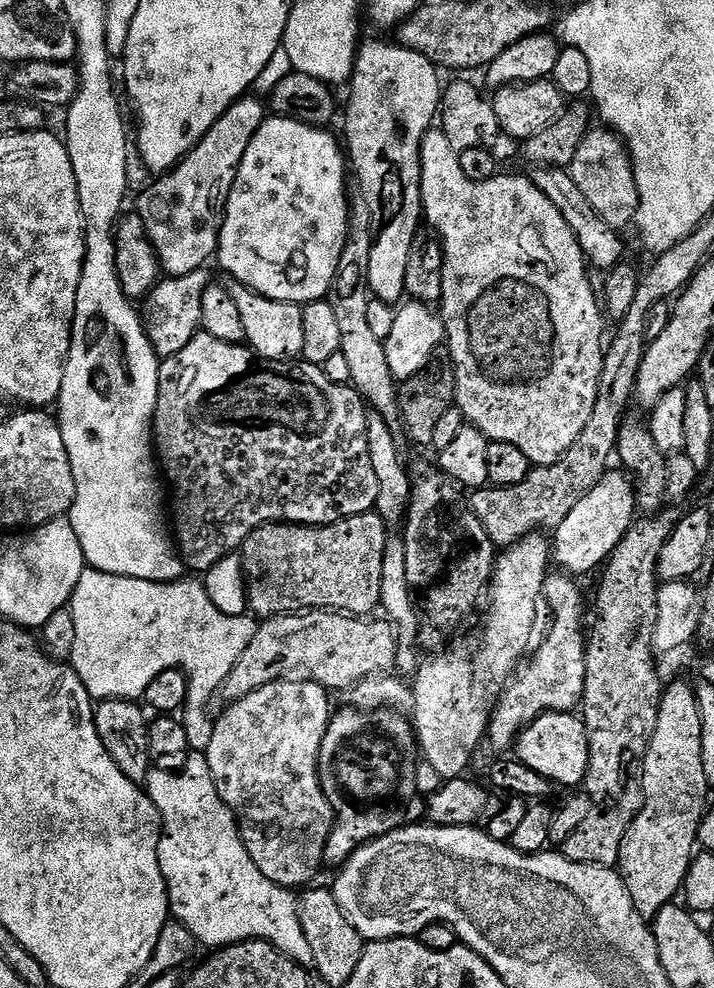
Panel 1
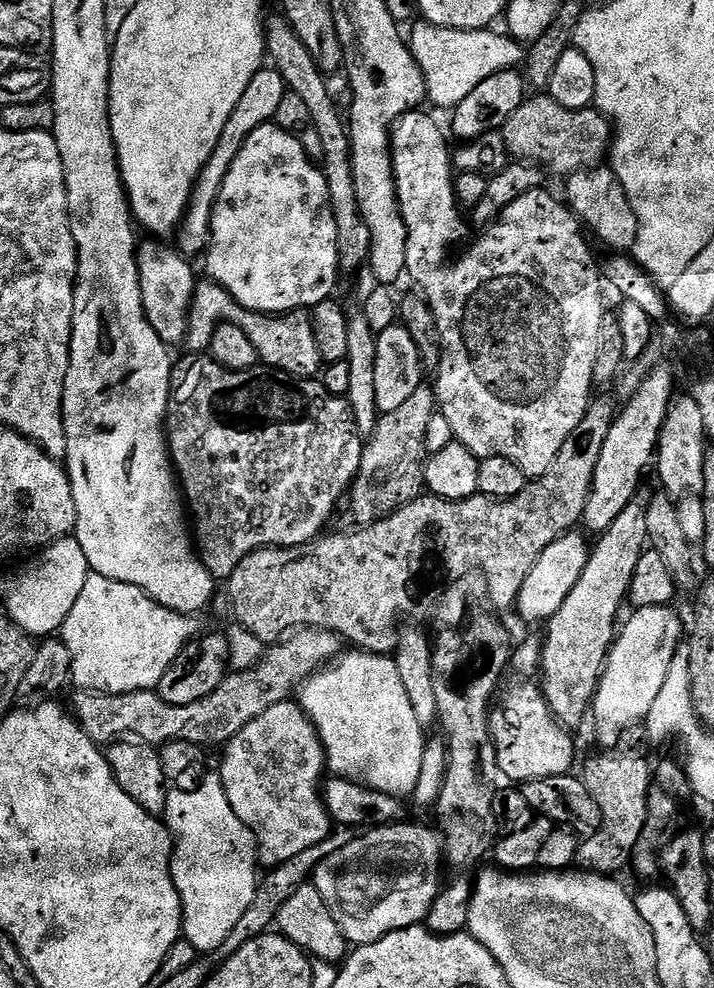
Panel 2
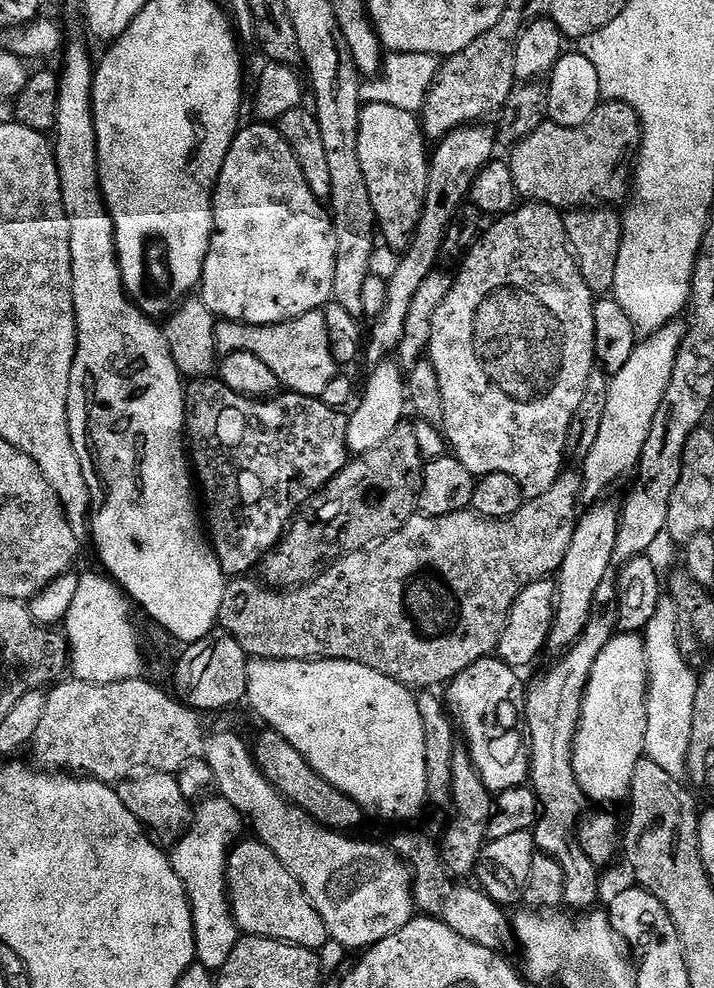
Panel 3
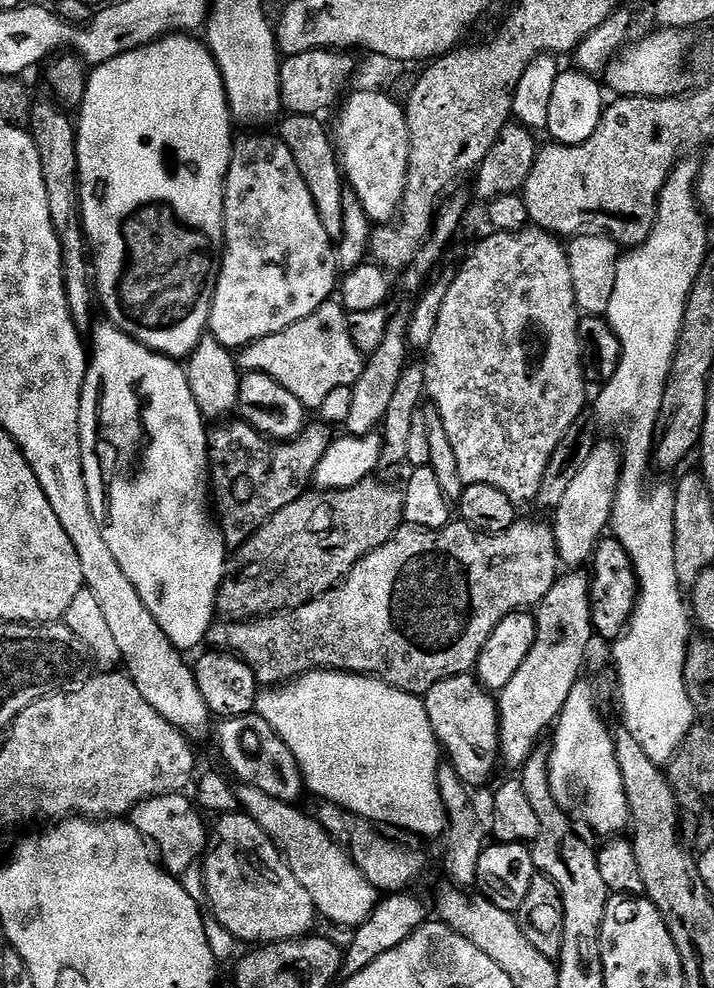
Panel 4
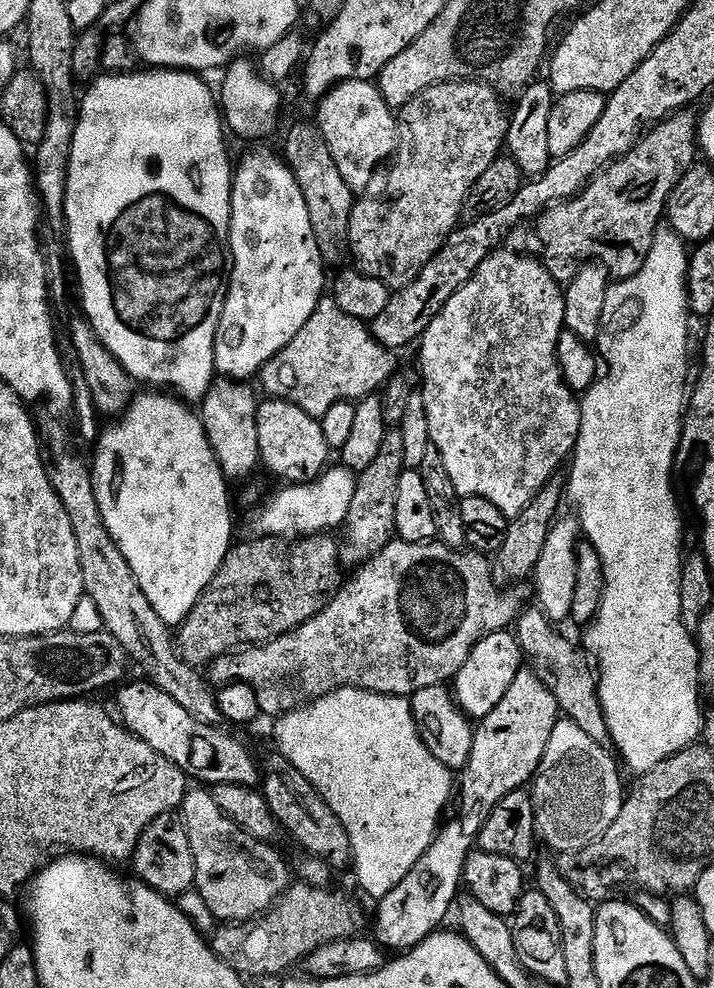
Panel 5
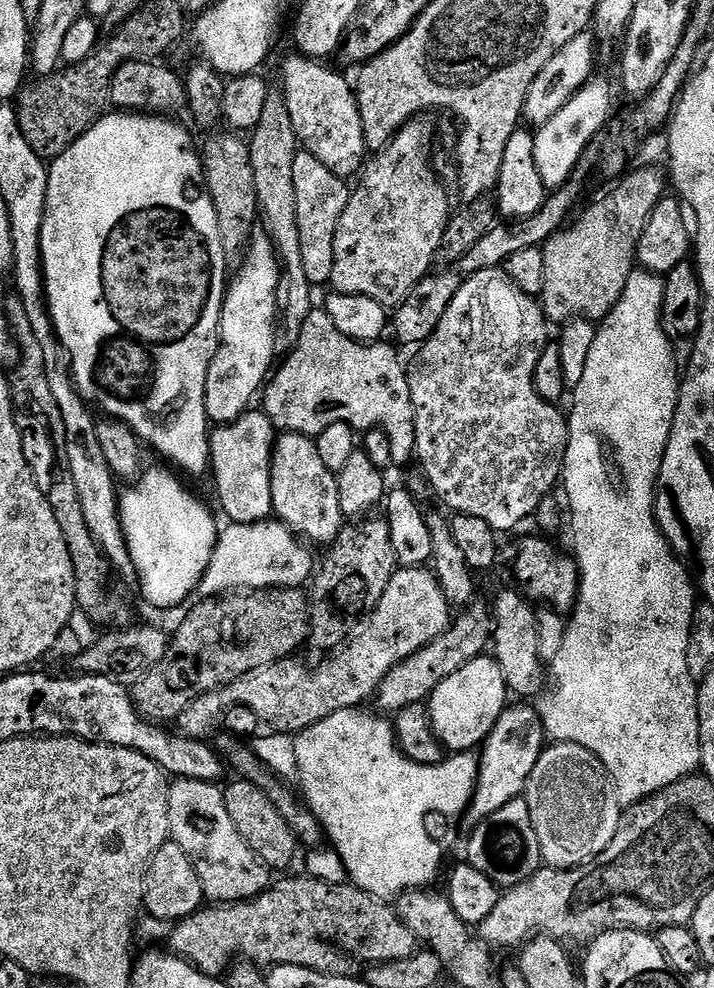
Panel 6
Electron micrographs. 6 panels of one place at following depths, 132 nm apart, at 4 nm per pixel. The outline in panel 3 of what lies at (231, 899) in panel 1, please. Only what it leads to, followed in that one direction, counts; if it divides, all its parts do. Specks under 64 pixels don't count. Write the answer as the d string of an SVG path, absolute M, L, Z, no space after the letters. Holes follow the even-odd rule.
M205 798L195 809L192 829L170 852L172 868L178 874L192 907L196 958L209 970L224 967L238 939L236 920L232 917L232 905L228 898L228 853L241 839L243 828L246 828L245 821L240 812L230 806L230 802Z

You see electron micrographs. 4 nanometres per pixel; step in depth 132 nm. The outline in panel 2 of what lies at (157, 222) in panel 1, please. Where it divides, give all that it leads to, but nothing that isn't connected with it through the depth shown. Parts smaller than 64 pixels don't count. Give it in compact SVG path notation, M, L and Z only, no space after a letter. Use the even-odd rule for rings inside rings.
M265 66L260 69L258 74L254 74L254 78L250 78L250 86L246 86L246 94L242 94L238 106L234 106L234 114L230 114L230 119L222 130L222 138L218 142L214 154L210 154L210 162L206 162L199 178L196 179L196 188L192 191L192 201L184 211L184 218L180 221L179 229L175 233L174 240L177 240L175 243L183 255L195 258L196 255L199 257L201 254L207 253L208 239L212 237L212 211L226 174L230 170L230 166L234 166L234 158L238 158L238 150L242 150L246 138L250 138L250 134L254 134L254 130L258 130L258 126L275 121L278 106L288 91L288 87L284 85L282 74L277 72L275 67Z

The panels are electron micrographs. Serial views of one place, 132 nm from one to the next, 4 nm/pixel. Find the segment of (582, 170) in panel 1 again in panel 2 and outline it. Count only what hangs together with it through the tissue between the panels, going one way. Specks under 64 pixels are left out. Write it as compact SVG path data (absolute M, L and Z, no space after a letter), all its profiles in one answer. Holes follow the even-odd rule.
M597 166L585 168L583 172L574 172L567 177L569 209L582 221L589 233L593 232L612 254L628 254L635 249L638 238L638 218L626 198L622 182L612 172L611 167Z

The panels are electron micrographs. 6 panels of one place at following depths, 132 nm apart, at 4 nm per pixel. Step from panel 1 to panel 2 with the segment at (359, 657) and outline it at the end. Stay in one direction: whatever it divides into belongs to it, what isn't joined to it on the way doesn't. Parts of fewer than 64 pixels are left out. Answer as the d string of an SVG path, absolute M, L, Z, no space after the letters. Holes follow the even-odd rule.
M303 627L273 643L253 668L229 671L212 694L206 694L206 698L198 702L190 702L190 706L170 706L170 702L163 700L156 690L113 696L80 690L75 693L77 696L70 708L84 733L101 746L125 737L153 746L163 746L171 740L223 746L242 730L242 726L246 726L246 722L258 718L262 710L289 699L308 677L331 664L341 652L342 641L336 633L325 628Z

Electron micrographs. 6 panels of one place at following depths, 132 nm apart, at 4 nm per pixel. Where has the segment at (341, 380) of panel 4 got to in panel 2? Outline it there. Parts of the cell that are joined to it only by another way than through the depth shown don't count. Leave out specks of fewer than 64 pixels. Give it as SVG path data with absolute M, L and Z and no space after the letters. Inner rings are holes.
M211 282L197 283L188 311L186 348L196 352L192 354L203 353L214 338L214 330L220 324L238 326L238 330L242 330L242 334L246 334L246 338L254 342L254 350L258 350L261 361L269 368L289 372L294 378L312 378L321 371L322 361L318 354L318 342L314 342L314 326L307 311L269 314L246 310L246 306L237 302L222 286Z

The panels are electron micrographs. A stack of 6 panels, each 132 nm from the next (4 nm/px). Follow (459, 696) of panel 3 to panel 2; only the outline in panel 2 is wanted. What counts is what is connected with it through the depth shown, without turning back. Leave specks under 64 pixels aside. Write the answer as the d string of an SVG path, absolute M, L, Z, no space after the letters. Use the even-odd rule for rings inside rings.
M532 682L516 683L520 684L512 684L499 693L488 714L501 777L508 782L525 782L571 773L572 763L576 760L573 733L557 722L543 691L537 685L535 688Z

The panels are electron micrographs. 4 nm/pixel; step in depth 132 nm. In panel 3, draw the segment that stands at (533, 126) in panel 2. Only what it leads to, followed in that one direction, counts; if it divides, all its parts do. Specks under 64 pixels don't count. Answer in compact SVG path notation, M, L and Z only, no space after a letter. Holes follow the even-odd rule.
M617 100L601 102L590 122L582 126L571 128L545 122L534 130L534 134L511 149L510 163L517 197L528 202L549 204L557 210L620 206L616 204L630 196L630 161L640 155L640 134L640 119L636 111Z

